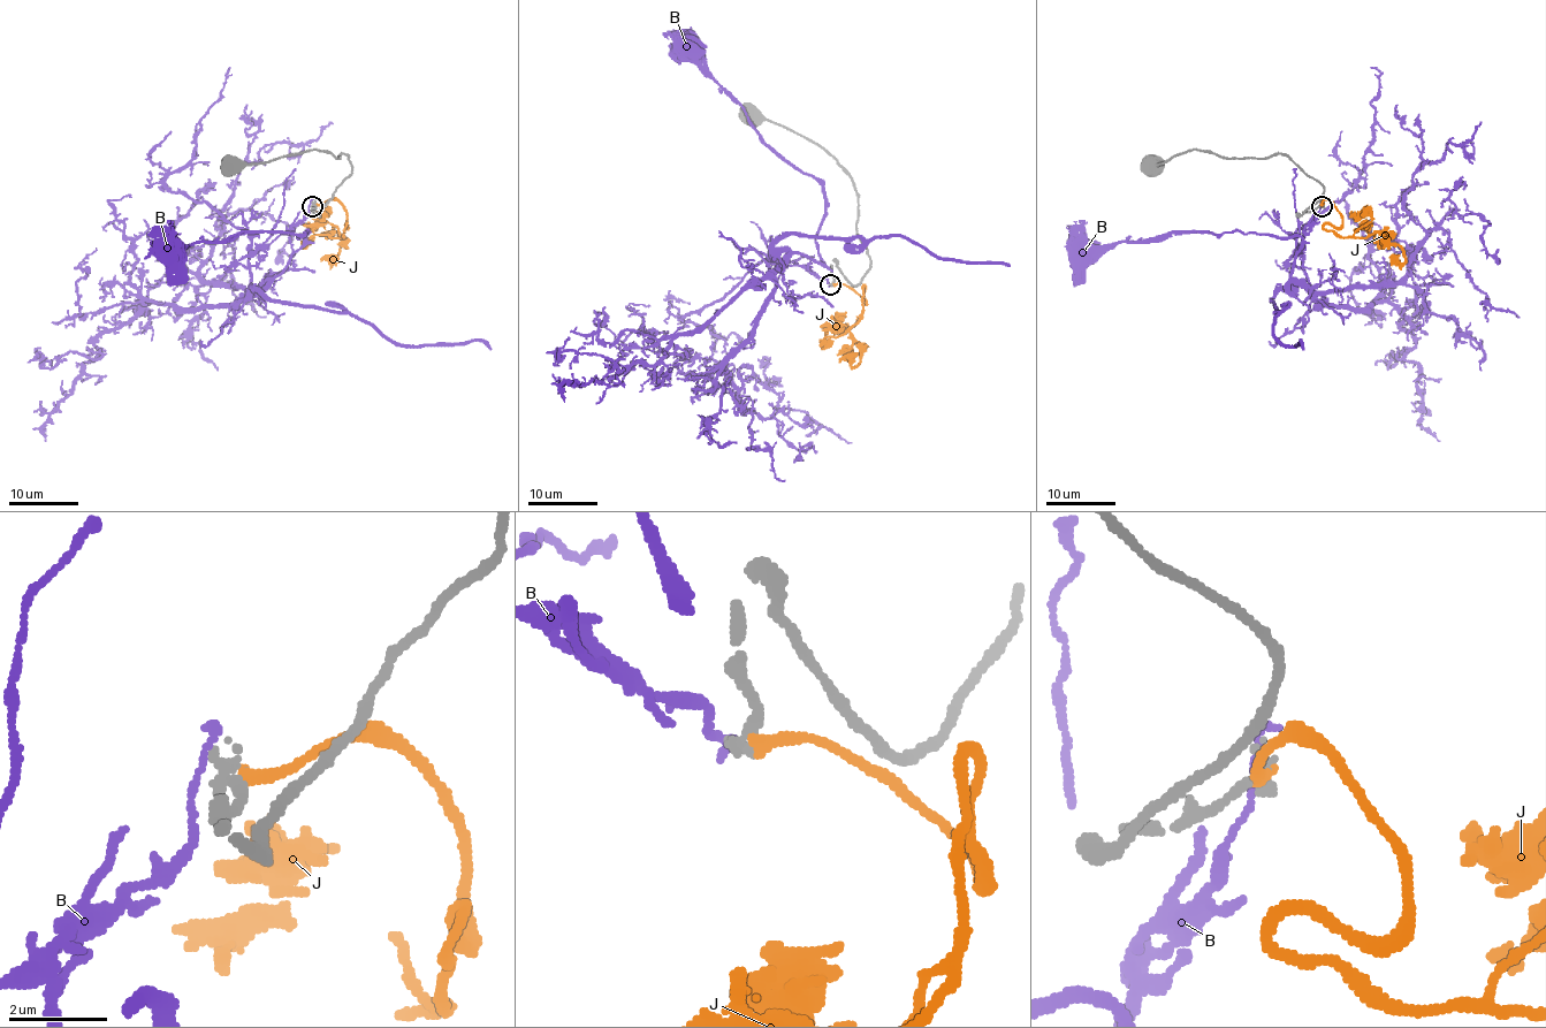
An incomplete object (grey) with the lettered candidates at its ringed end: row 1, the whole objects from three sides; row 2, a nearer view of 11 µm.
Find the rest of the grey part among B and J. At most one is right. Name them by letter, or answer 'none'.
none

